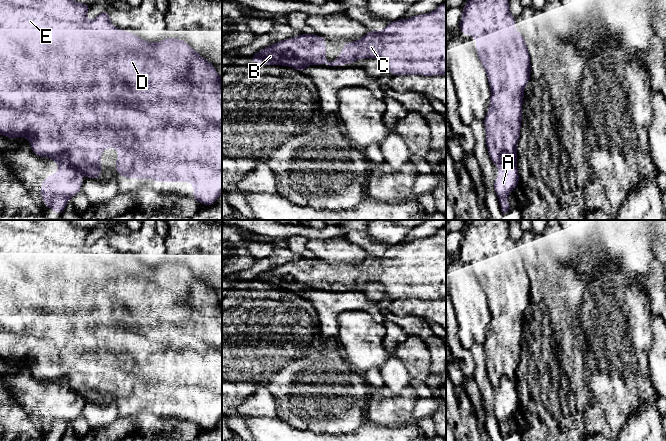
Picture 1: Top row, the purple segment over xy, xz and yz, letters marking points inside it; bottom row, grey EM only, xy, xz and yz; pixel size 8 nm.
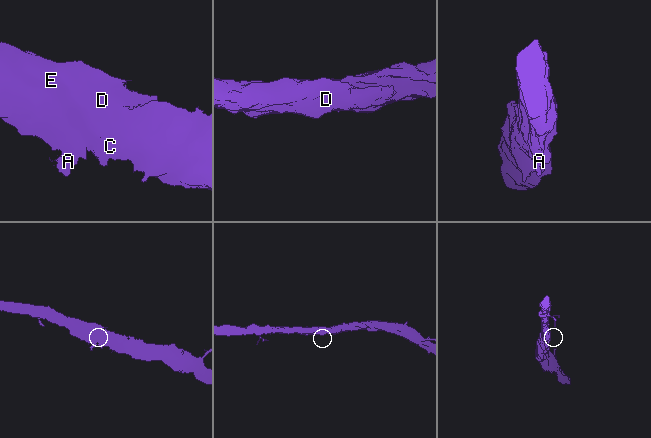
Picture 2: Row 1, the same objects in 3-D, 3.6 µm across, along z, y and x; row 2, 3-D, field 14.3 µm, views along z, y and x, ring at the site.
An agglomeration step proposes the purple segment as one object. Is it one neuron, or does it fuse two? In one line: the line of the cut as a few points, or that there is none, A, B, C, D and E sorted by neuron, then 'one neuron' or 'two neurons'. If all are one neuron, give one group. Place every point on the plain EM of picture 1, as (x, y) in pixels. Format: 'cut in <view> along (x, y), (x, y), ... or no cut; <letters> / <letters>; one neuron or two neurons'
cut in xy along (52, 381), (65, 378), (67, 384), (82, 397); A / B C D E; two neurons

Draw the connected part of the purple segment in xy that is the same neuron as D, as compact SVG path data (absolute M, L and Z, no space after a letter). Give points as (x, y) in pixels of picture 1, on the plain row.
M0 220L0 358L8 363L16 363L22 360L23 364L28 362L33 378L38 381L56 382L66 378L71 390L76 392L86 401L100 404L101 401L101 379L104 372L116 372L118 374L118 383L115 386L115 395L122 401L146 403L150 402L155 406L192 406L193 422L205 430L213 429L222 418L222 304L218 300L215 290L208 286L204 281L197 277L185 265L178 262L163 263L157 267L147 266L137 259L116 252L109 243L109 237L103 234L93 244L88 245L86 238L91 232L91 228L79 227L73 225L69 220Z

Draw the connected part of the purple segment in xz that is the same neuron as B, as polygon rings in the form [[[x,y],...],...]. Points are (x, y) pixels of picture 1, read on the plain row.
[[[446,226],[433,236],[389,246],[382,255],[368,255],[360,264],[346,266],[342,274],[334,286],[327,286],[325,262],[317,258],[300,258],[259,274],[256,279],[251,280],[251,284],[253,289],[295,291],[302,297],[307,289],[345,290],[357,287],[358,282],[378,282],[385,287],[387,296],[394,300],[446,299]]]

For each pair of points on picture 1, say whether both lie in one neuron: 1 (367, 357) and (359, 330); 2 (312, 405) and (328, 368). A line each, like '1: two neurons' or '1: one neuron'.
1: one neuron
2: one neuron

